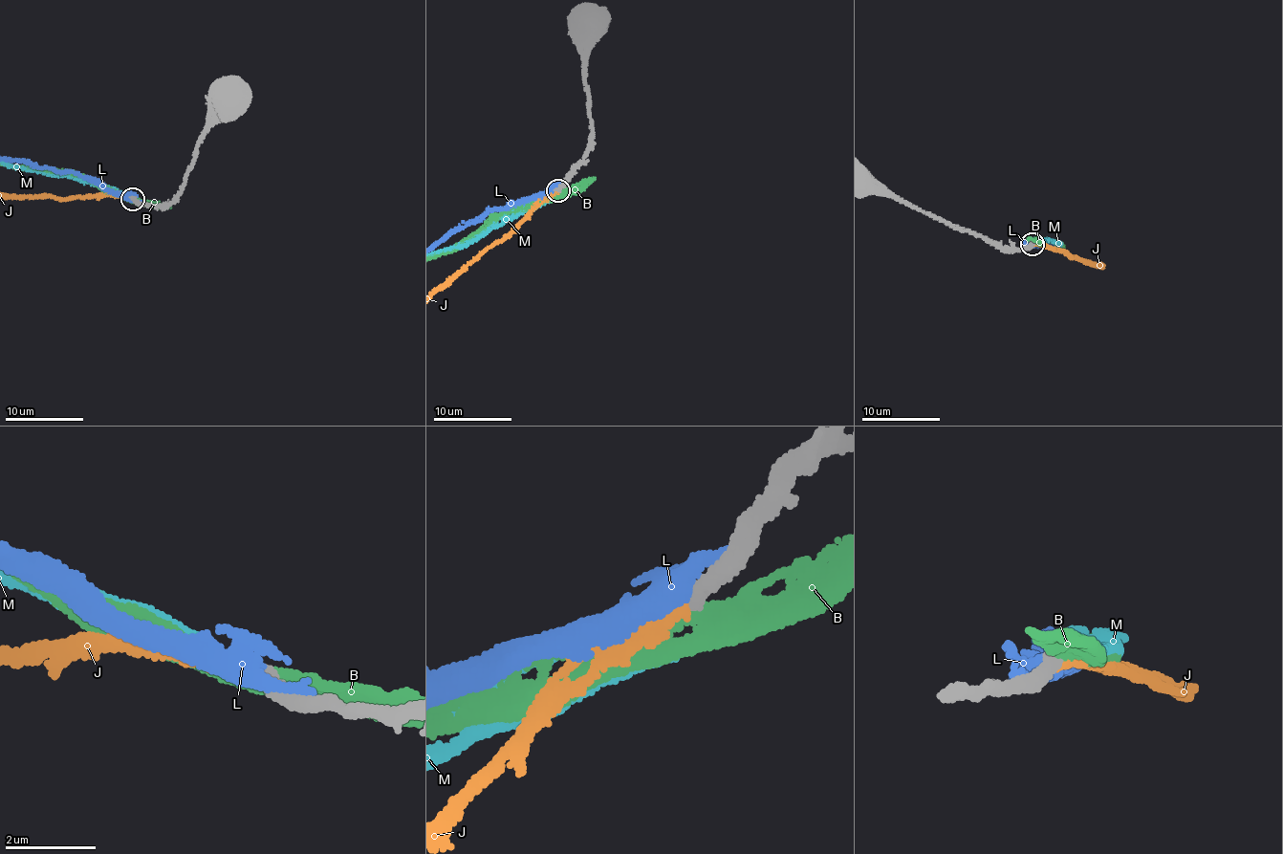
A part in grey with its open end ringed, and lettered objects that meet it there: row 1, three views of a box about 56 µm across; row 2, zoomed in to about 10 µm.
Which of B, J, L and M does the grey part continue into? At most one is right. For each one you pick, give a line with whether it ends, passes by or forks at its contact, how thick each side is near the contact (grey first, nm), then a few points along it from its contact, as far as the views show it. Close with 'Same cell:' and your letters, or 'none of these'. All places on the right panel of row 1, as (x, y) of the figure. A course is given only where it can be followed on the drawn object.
J: It ends there. Thickness 360 nm (grey) against 240 nm
Same cell: J

